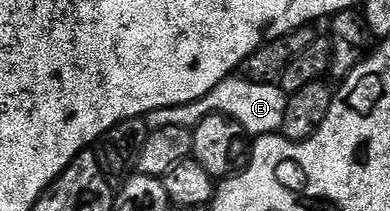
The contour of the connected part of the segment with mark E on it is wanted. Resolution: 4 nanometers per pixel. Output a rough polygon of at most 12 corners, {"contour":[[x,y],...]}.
{"contour":[[224,79],[199,101],[147,122],[192,128],[226,115],[246,136],[278,134],[289,96],[277,83]]}

